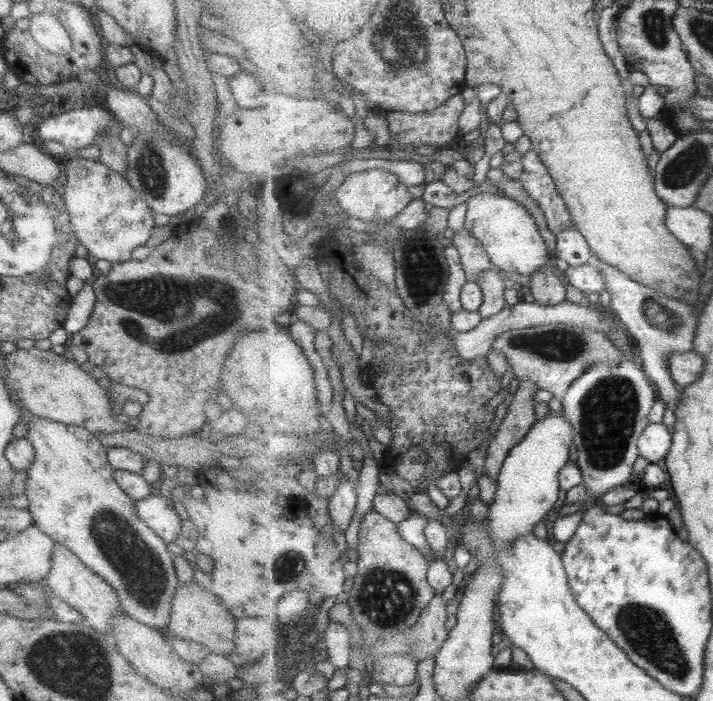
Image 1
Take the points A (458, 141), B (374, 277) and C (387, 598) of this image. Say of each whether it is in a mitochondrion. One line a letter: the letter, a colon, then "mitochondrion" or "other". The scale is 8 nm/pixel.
A: other
B: other
C: mitochondrion

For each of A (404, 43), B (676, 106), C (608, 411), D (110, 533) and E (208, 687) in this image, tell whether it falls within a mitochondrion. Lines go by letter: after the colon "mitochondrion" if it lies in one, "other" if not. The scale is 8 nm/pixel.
A: mitochondrion
B: other
C: mitochondrion
D: mitochondrion
E: other

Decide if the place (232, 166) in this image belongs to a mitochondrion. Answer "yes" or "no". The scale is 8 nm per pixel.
no

